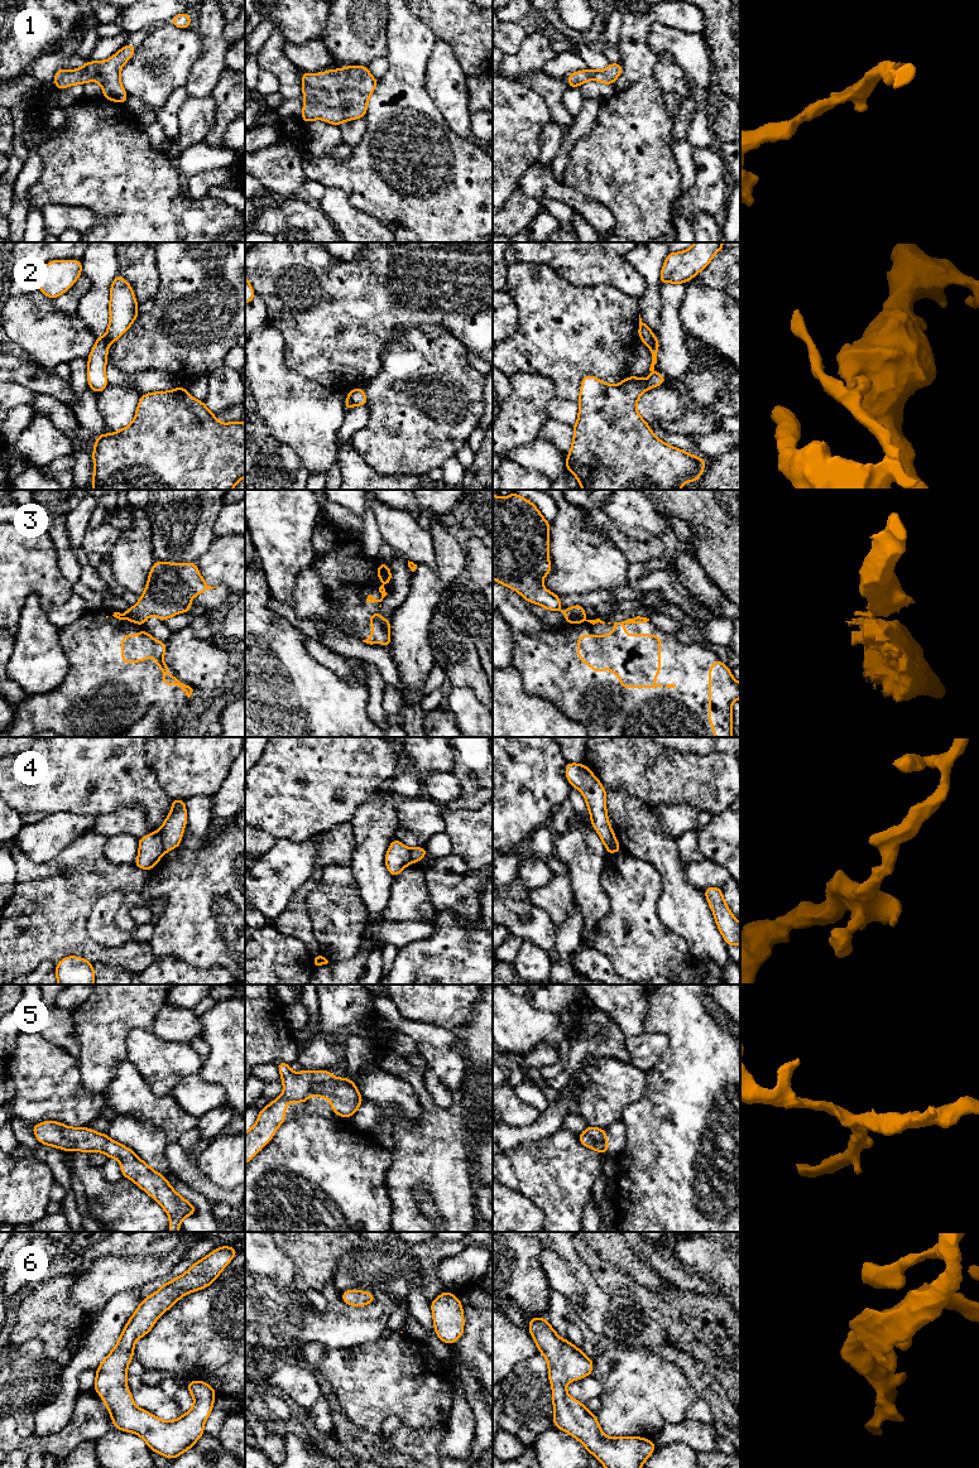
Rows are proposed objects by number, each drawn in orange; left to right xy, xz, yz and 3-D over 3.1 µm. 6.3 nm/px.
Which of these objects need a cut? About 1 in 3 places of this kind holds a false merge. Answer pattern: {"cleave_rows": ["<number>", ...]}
{"cleave_rows": ["2", "3", "4"]}

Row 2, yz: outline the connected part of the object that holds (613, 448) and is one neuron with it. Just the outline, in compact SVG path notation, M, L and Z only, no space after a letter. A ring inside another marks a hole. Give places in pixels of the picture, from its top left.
M657 336L649 346L652 375L644 382L643 376L627 376L620 384L606 384L592 375L581 380L579 418L574 429L574 441L566 457L566 470L572 472L584 490L680 490L686 482L699 482L706 461L658 439L652 428L637 411L642 394L657 388L667 379L654 371L659 343Z

